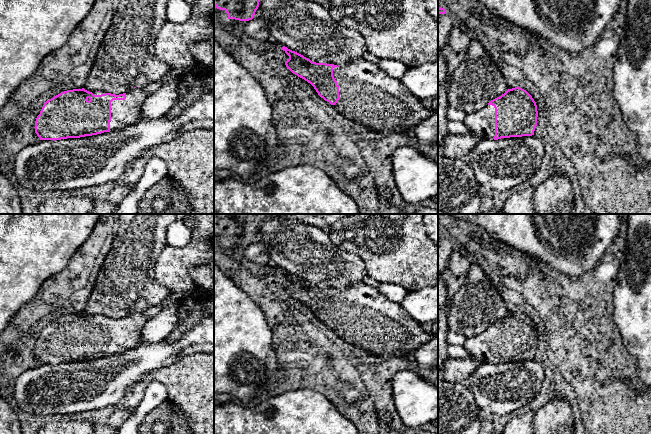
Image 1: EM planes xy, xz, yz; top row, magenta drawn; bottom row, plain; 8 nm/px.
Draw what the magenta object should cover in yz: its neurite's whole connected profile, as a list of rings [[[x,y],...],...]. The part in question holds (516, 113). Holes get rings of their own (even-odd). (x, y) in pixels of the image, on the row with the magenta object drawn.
[[[508,89],[500,97],[491,100],[486,107],[471,114],[466,114],[463,123],[480,139],[522,137],[534,135],[537,126],[537,105],[532,96],[524,89]]]

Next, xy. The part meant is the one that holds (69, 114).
[[[139,87],[119,95],[67,90],[44,103],[35,133],[40,140],[55,141],[118,130],[140,121],[148,97],[145,88]]]

